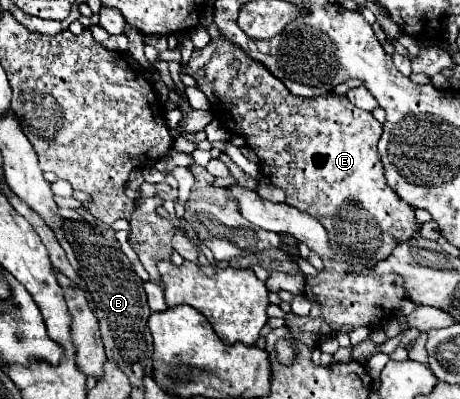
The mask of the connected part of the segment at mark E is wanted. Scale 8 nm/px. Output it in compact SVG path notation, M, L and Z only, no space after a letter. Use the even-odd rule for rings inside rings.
M220 35L218 39L210 39L210 43L202 49L194 49L186 73L196 79L198 89L210 101L210 107L218 121L222 115L222 127L242 135L246 139L246 145L260 157L262 175L266 175L276 187L282 187L286 191L286 203L310 213L328 231L334 249L334 259L324 261L324 271L320 271L316 277L306 279L304 297L310 299L312 311L308 317L298 317L294 313L286 315L294 337L298 341L304 341L310 349L314 349L320 337L324 335L332 335L338 331L350 333L358 325L370 325L380 321L382 309L378 309L372 303L398 303L404 297L404 283L396 275L380 277L352 273L346 269L372 267L376 261L380 261L380 257L388 257L400 241L414 237L420 229L420 225L414 219L414 209L400 201L400 197L396 197L396 193L388 187L384 179L384 167L376 149L376 143L382 135L382 125L372 117L372 113L356 109L342 95L324 93L312 99L292 97L292 93L288 93L280 79L276 79L262 63L252 61L244 51L238 49L238 45L228 41L224 35ZM198 69L204 69L206 75L198 77Z

